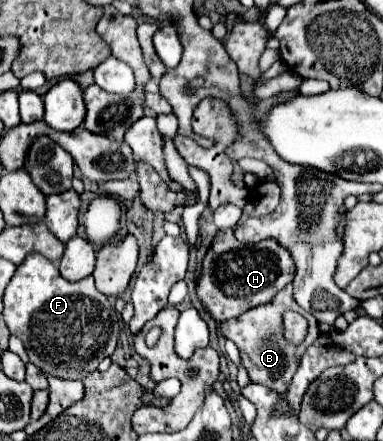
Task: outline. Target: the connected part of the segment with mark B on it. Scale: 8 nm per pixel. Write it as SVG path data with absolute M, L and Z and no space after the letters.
M286 285L282 291L278 291L278 295L270 303L260 305L260 307L252 307L240 317L224 321L220 327L224 337L238 345L240 355L242 355L242 365L246 367L250 379L256 383L262 383L274 391L280 391L280 393L290 387L290 381L292 381L292 375L296 373L300 357L304 355L306 347L310 343L314 343L314 339L320 335L318 321L308 311L302 311L302 315L308 319L308 339L306 339L306 343L300 343L300 345L288 343L284 339L284 327L282 327L282 315L286 311L300 313L300 305L292 297L292 285Z

